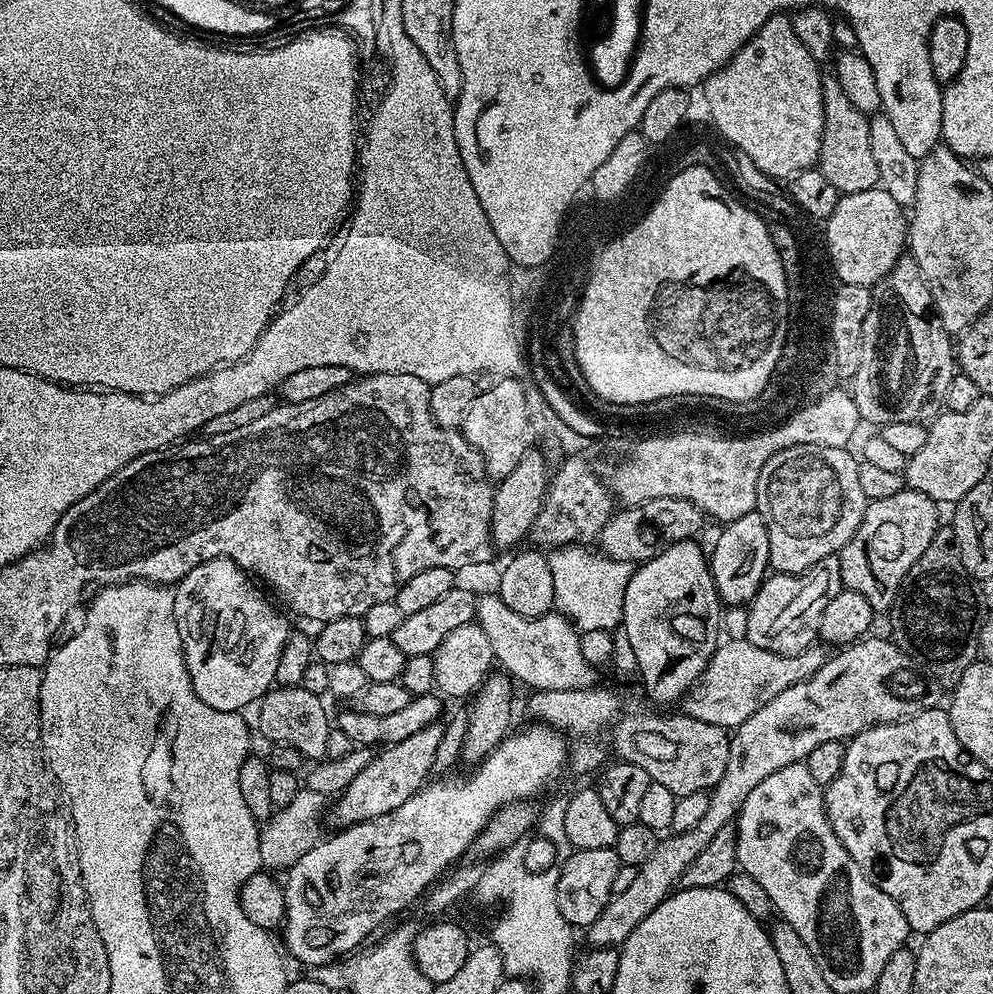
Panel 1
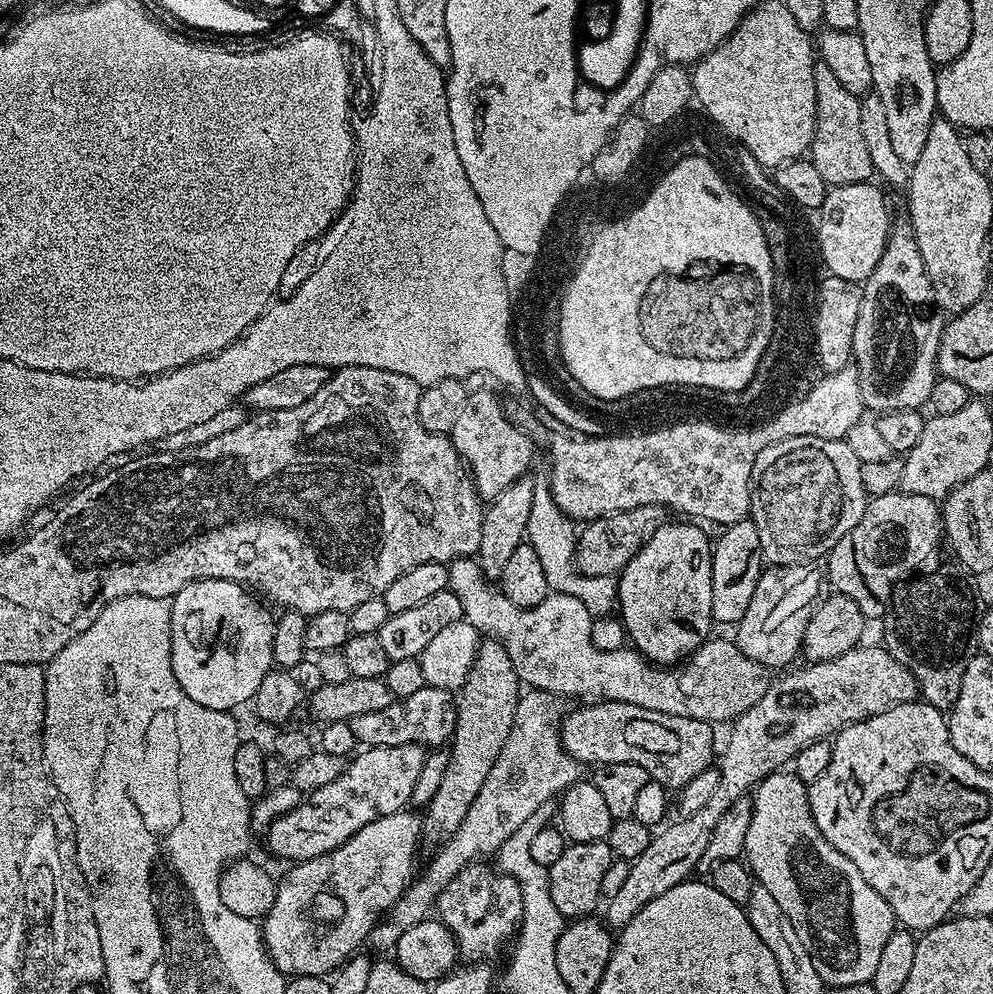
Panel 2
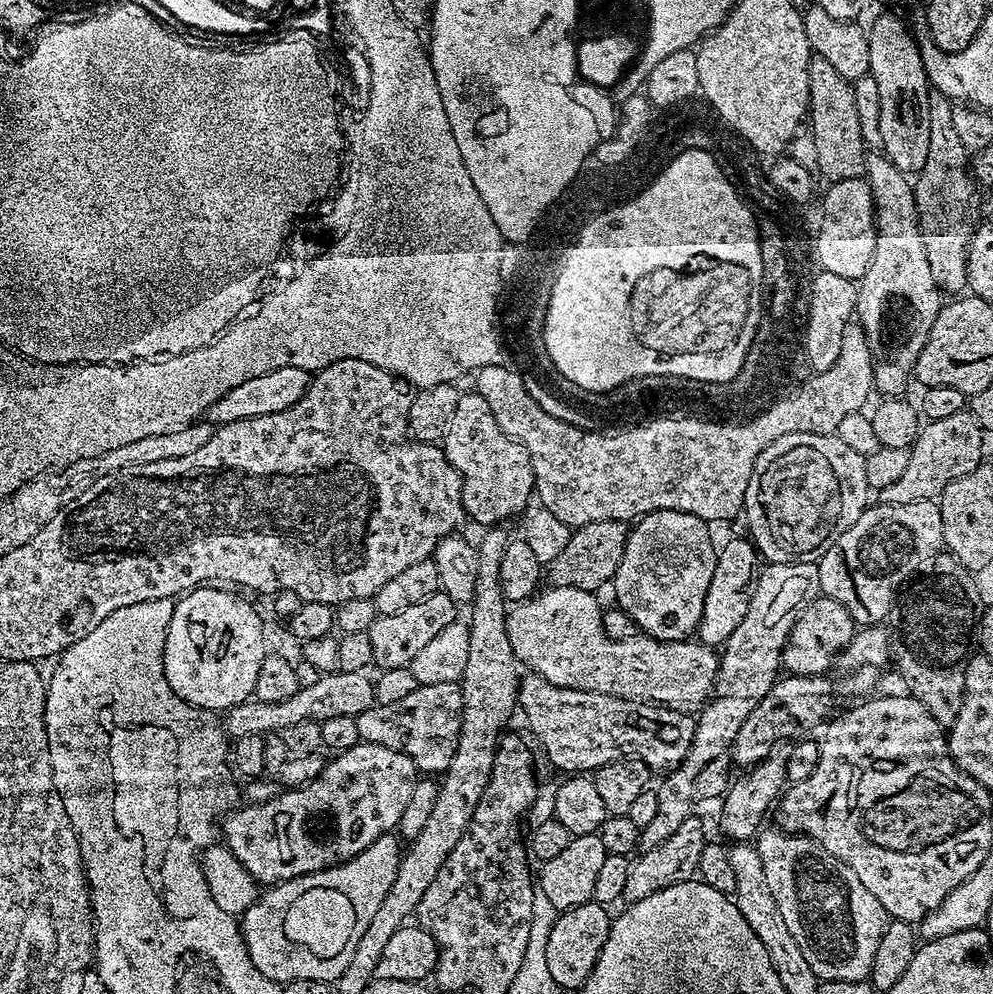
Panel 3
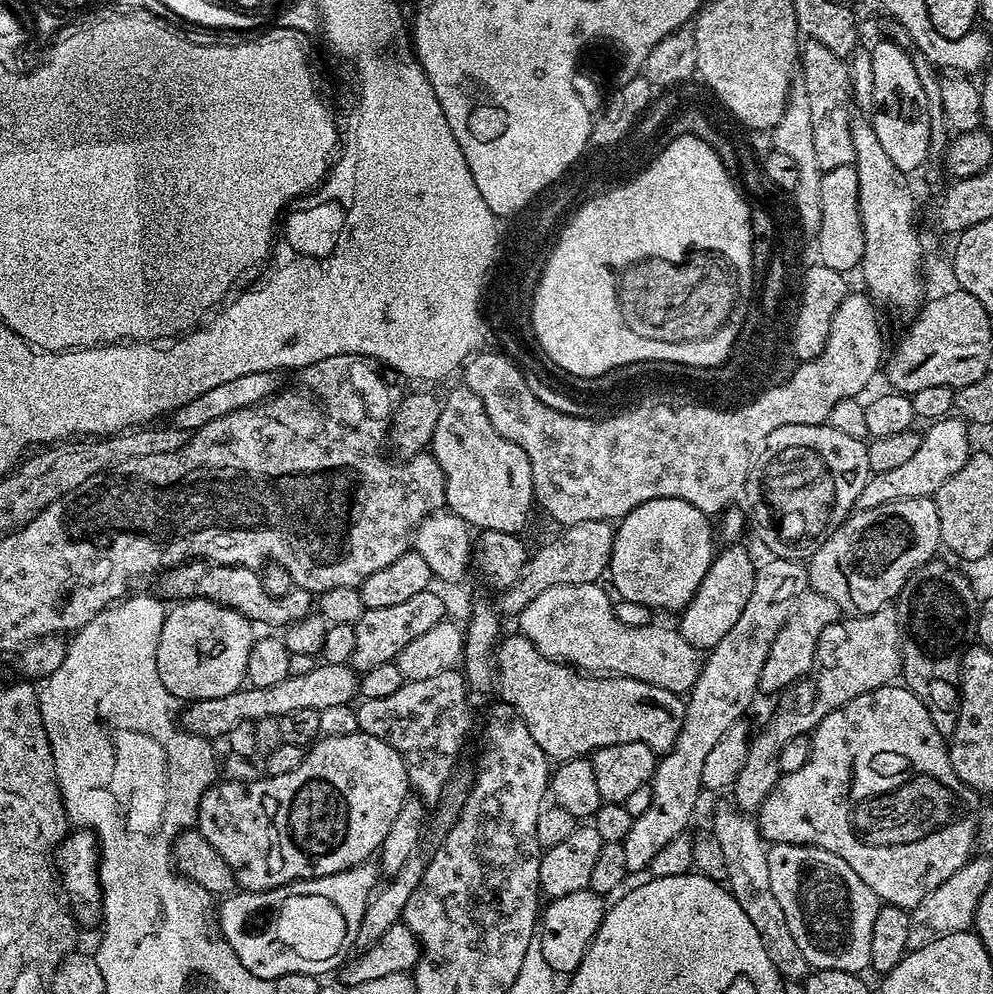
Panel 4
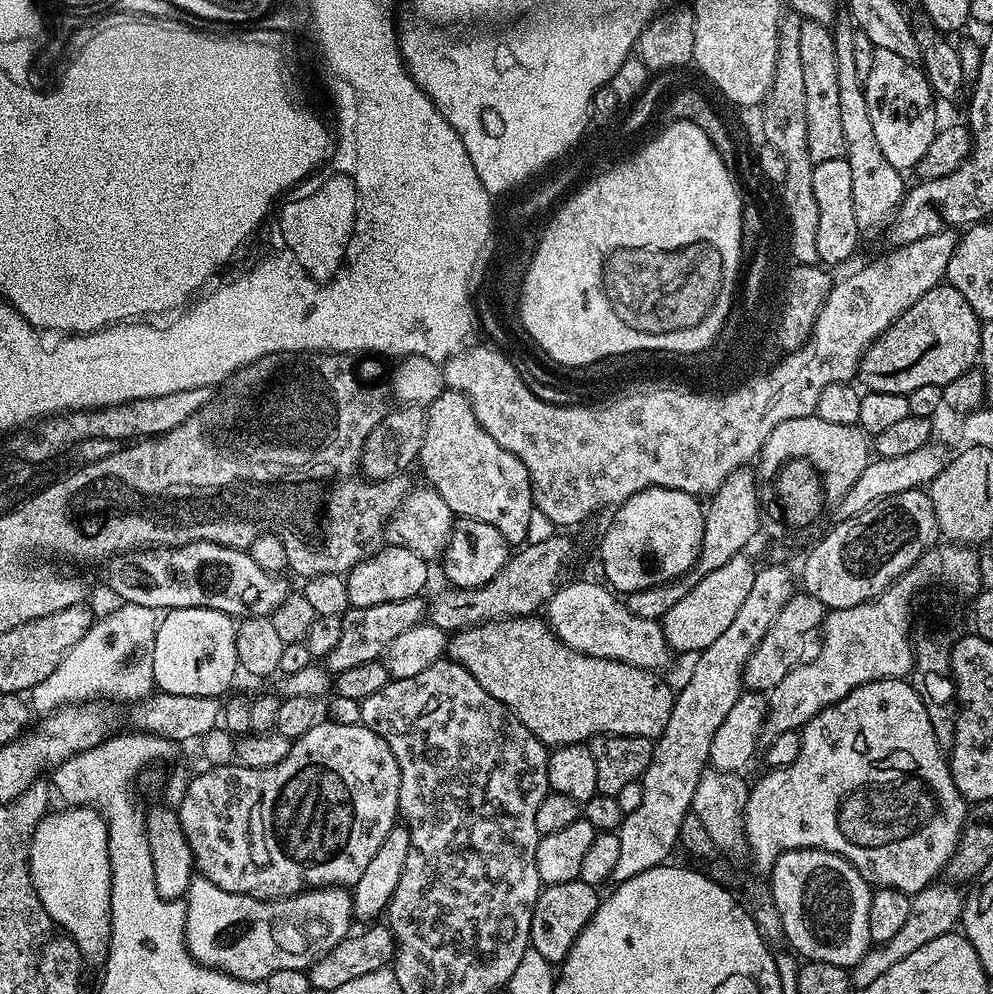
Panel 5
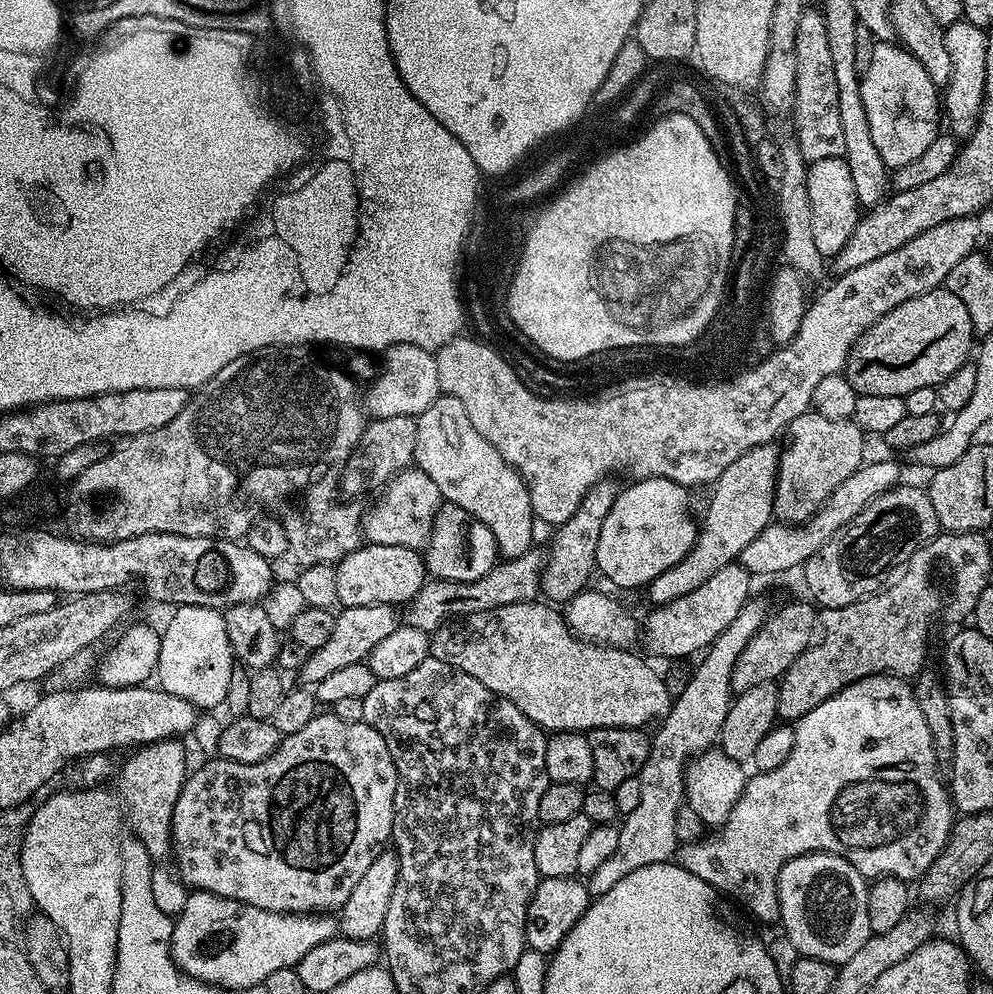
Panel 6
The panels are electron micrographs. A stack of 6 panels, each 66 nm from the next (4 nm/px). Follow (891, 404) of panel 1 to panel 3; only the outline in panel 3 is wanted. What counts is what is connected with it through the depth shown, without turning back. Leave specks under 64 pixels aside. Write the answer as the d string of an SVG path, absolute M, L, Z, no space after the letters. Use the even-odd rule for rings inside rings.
M883 154L869 155L864 162L864 176L868 181L874 206L876 207L876 241L874 242L874 258L870 258L870 266L866 266L866 274L858 281L856 294L855 319L860 329L866 334L866 342L872 355L872 383L877 393L892 398L907 386L913 379L916 370L916 359L925 345L930 326L942 307L941 289L930 270L930 261L926 259L926 246L922 246L922 230L920 215L916 209L916 193L909 177L894 162L890 162Z

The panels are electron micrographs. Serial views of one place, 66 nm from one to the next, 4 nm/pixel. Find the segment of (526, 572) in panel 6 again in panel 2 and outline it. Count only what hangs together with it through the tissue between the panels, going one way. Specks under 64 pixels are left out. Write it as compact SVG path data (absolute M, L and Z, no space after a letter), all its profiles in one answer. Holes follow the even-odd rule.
M658 504L638 506L629 512L614 512L610 516L599 516L597 520L587 521L579 529L576 538L576 551L574 553L574 567L584 576L616 576L628 565L640 545L648 538L653 528L665 523L666 512Z

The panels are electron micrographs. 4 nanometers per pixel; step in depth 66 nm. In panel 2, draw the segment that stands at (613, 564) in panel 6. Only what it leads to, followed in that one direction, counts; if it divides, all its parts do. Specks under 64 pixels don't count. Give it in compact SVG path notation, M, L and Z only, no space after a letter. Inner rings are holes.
M665 522L652 529L648 534L647 540L640 545L640 548L632 558L630 558L628 565L622 569L618 574L618 616L624 622L624 631L627 639L630 641L631 647L636 651L648 657L653 664L657 666L672 666L677 662L683 661L697 646L703 644L705 640L709 639L711 628L714 628L714 621L712 618L712 546L713 541L708 540L708 536L703 532L701 525L696 522L684 522L688 524L671 524Z

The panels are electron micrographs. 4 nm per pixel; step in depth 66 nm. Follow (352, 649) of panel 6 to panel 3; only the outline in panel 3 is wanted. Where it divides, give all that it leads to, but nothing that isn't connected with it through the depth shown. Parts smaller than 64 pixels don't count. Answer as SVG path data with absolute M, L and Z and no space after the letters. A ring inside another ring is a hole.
M437 590L422 598L422 602L414 602L414 606L398 610L398 614L377 615L376 621L367 630L372 643L372 664L380 670L409 667L414 654L418 654L418 650L422 650L422 646L426 646L434 634L442 634L446 626L457 623L456 608L457 601L442 590Z

